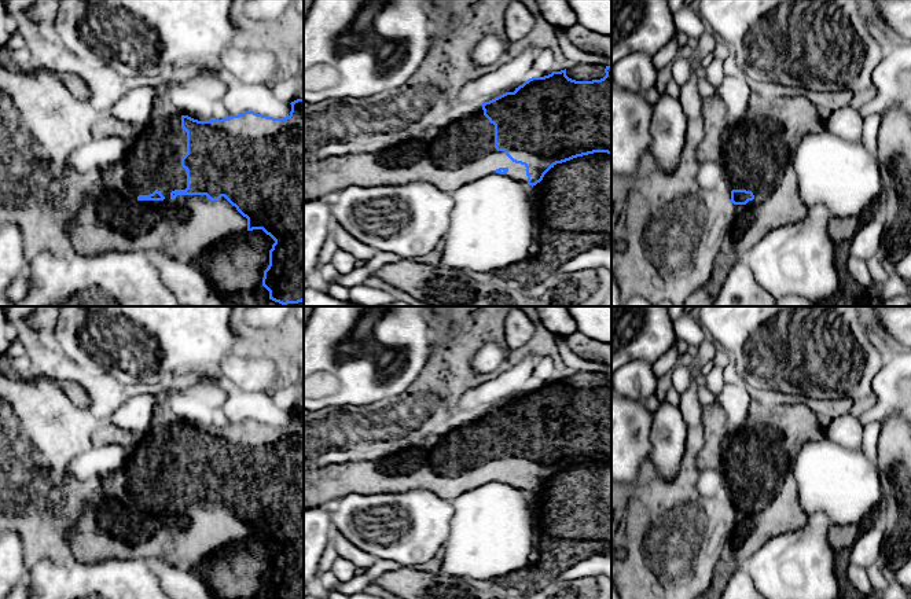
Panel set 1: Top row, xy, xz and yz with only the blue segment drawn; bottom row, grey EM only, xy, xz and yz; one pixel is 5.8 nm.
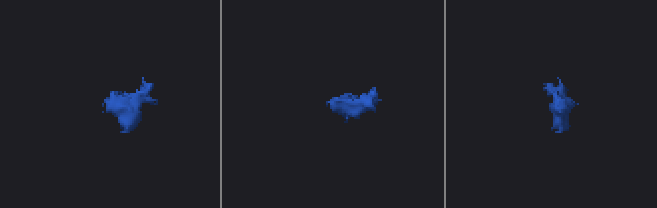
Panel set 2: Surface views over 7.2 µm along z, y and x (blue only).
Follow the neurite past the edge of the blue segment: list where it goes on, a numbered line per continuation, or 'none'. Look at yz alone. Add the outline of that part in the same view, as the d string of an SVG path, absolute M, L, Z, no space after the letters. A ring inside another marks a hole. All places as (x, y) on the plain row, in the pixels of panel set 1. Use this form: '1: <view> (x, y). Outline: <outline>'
1: yz (759, 459). Outline: M779 404L767 411L754 408L747 422L742 427L731 431L721 462L724 477L731 497L752 499L754 507L735 515L735 529L724 545L720 561L715 566L709 588L695 599L720 599L736 567L743 566L768 540L782 533L793 532L804 525L807 514L801 510L798 501L798 488L794 479L794 460L802 445L819 438L822 434L823 430L815 414L805 404Z

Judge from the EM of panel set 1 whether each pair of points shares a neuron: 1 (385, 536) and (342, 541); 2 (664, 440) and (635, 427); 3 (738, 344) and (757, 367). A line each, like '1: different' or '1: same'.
1: different
2: different
3: same

